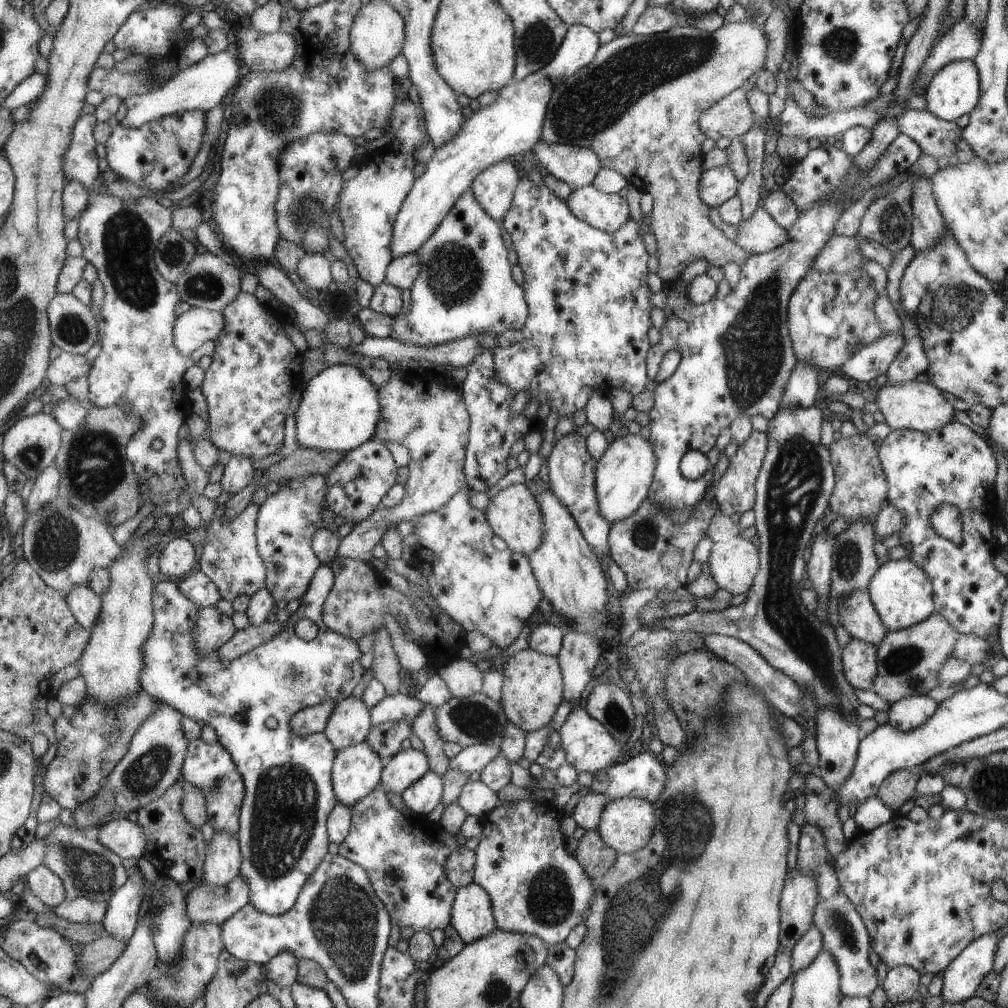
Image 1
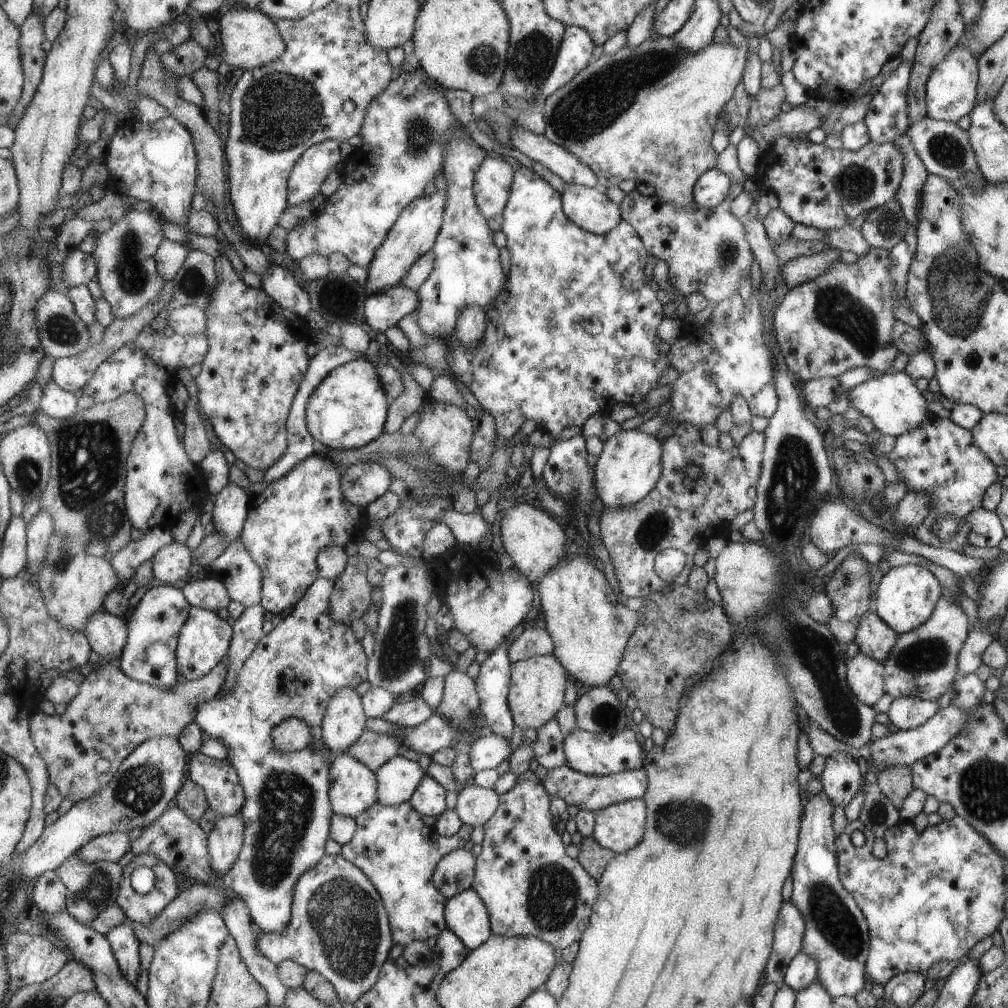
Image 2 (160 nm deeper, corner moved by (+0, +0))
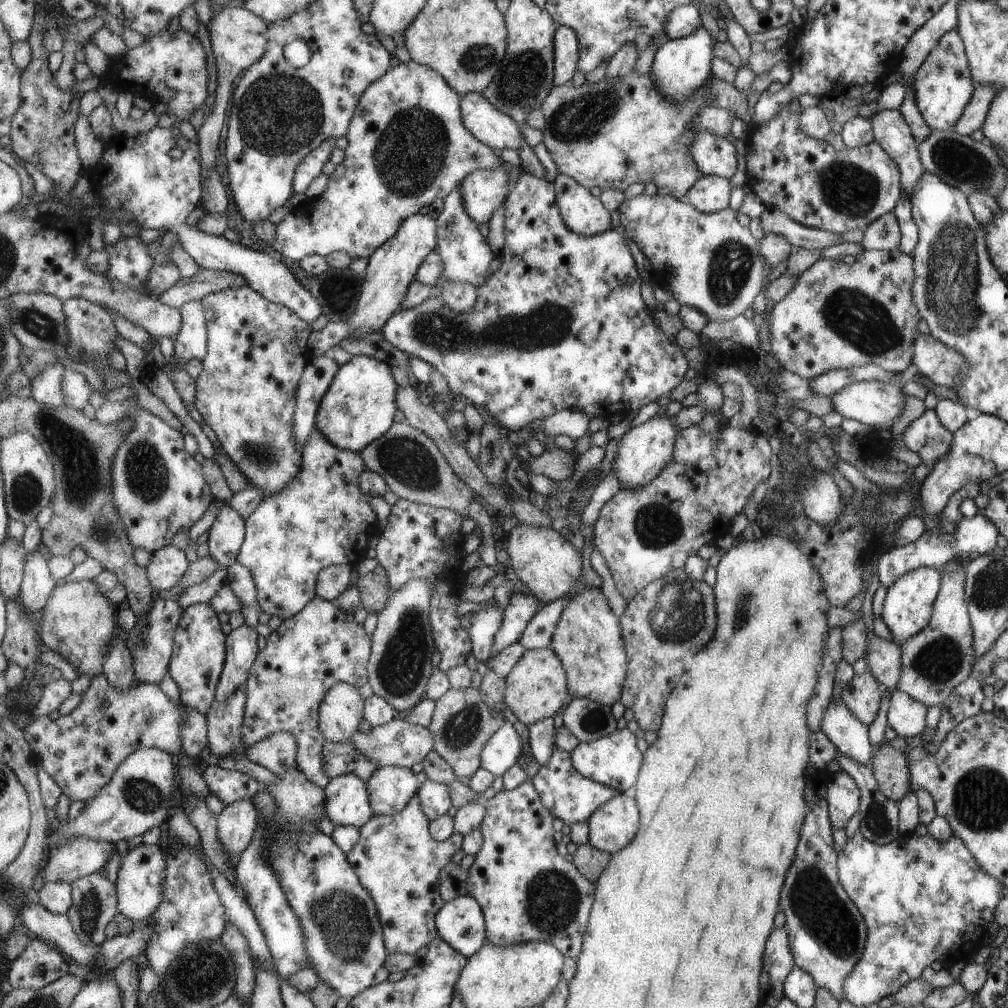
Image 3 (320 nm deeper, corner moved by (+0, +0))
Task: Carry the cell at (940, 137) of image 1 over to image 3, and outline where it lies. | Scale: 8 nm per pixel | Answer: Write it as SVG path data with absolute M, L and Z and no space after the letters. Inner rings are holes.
M952 129L930 130L929 136L919 142L918 156L924 172L934 174L941 181L957 188L965 197L973 190L983 190L996 200L997 194L1005 186L1005 170L993 149L981 141L975 142L957 134Z

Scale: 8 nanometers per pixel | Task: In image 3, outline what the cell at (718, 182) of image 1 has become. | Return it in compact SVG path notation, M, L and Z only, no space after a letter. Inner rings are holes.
M702 174L694 187L684 197L684 202L693 205L704 214L718 212L729 205L731 186L721 176Z

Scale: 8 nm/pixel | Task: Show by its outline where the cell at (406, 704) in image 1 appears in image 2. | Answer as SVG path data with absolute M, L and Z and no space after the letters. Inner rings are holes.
M416 697L401 703L397 700L395 706L383 718L403 727L417 727L429 720L433 714L436 712L431 709L431 706L422 697Z

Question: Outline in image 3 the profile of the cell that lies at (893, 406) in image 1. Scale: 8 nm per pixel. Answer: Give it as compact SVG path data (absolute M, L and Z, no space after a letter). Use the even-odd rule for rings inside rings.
M911 363L910 366L897 373L897 378L889 382L859 381L846 385L843 390L830 396L832 410L843 419L853 419L877 430L889 429L895 422L895 418L901 414L905 398L907 398L907 394L905 395L902 391L903 386L908 381L915 380L916 374L917 368Z

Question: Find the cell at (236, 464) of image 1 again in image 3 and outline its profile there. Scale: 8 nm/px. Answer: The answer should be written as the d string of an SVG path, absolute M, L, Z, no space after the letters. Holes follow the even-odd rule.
M225 503L219 509L217 518L208 532L210 556L226 570L238 560L246 539L246 521L229 503Z

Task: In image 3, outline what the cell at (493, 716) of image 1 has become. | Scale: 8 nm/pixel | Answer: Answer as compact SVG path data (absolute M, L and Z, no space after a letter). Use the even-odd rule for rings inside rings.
M398 716L388 724L371 727L369 732L357 732L349 741L363 752L365 758L375 762L377 766L399 766L411 768L413 764L423 763L425 758L435 748L435 736L429 728L420 725L411 725L403 717Z

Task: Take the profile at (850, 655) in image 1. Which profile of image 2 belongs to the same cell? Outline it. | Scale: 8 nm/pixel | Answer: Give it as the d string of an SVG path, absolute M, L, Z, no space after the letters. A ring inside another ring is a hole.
M859 651L853 657L847 658L844 666L847 684L850 685L855 697L866 706L873 706L877 699L884 694L882 664Z

